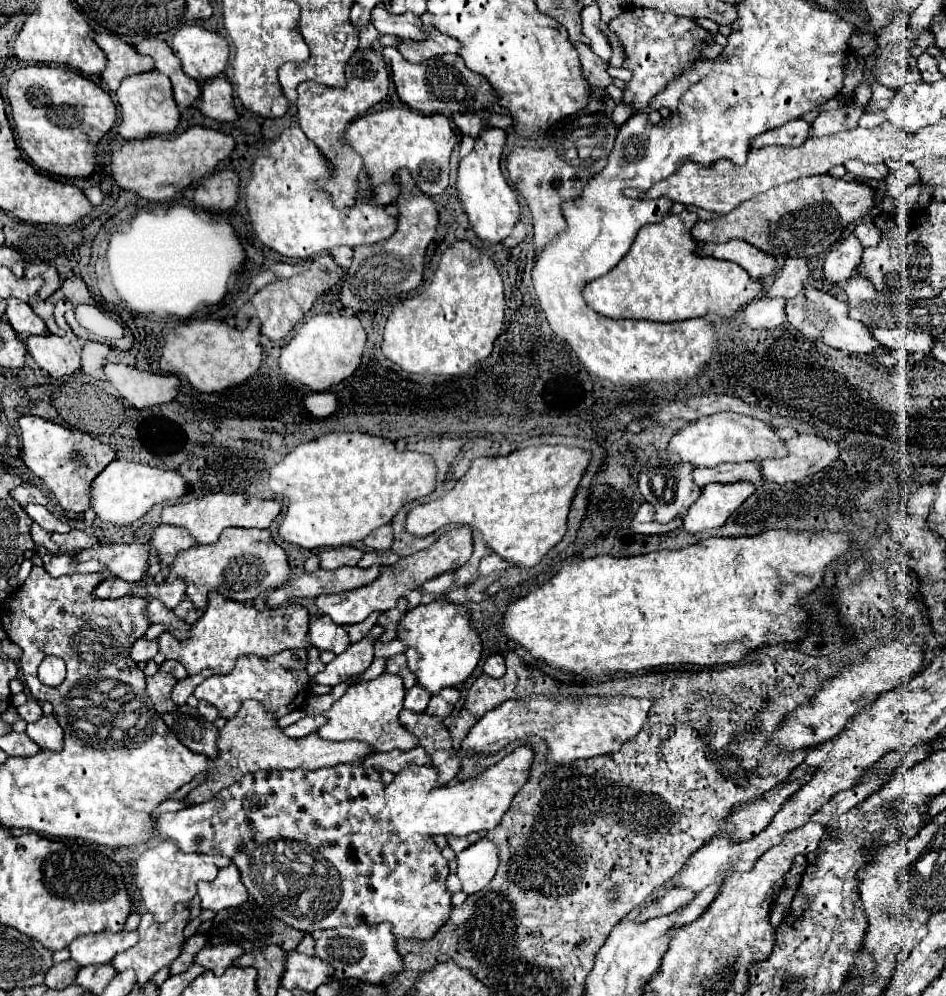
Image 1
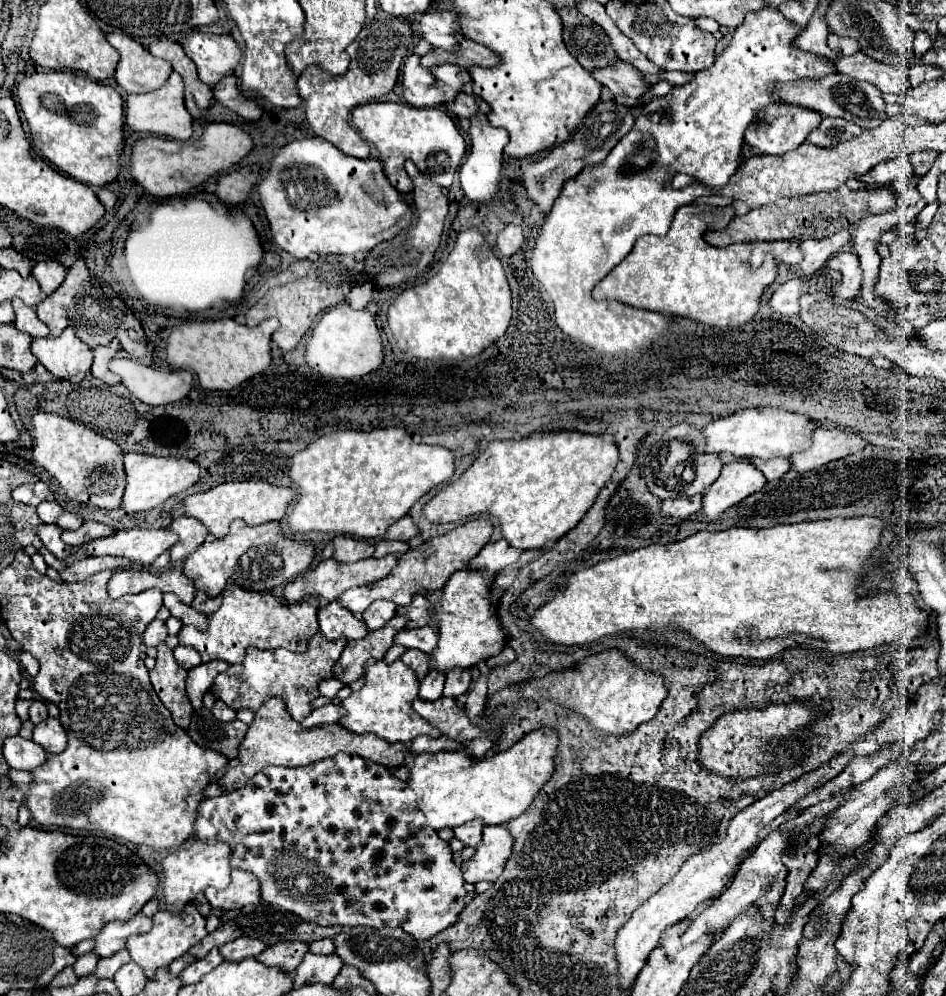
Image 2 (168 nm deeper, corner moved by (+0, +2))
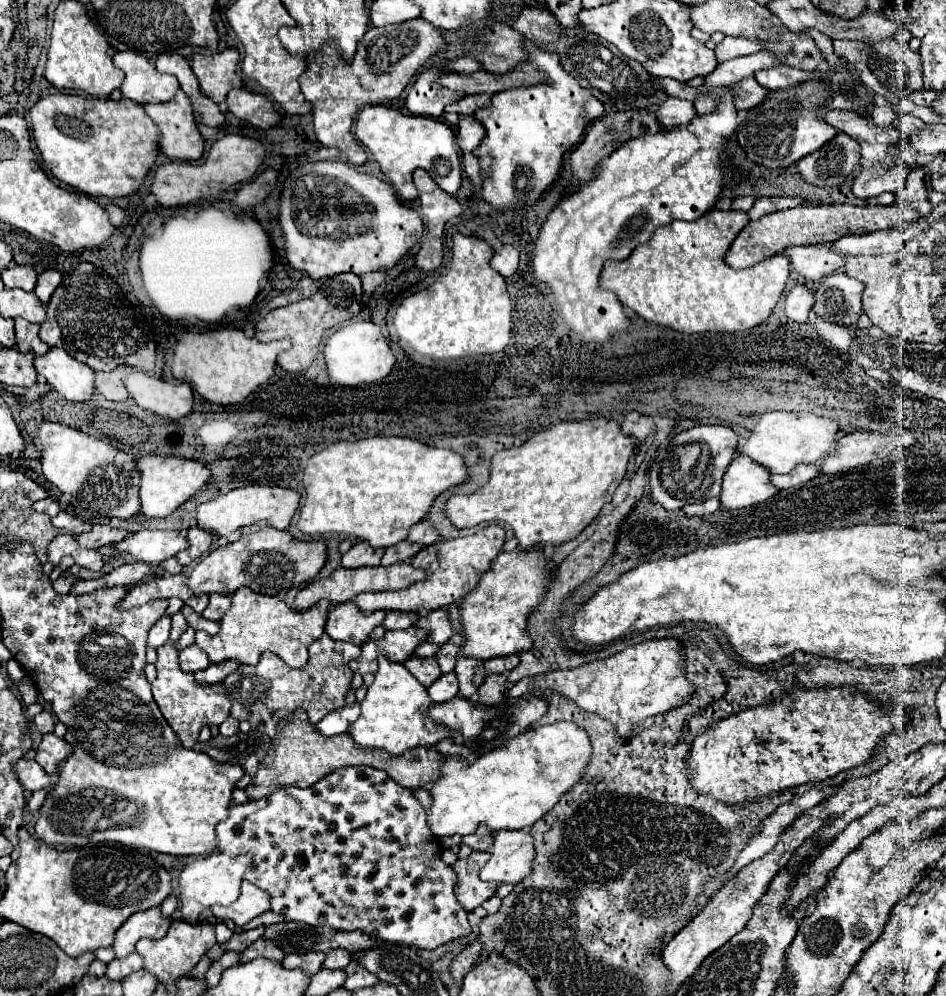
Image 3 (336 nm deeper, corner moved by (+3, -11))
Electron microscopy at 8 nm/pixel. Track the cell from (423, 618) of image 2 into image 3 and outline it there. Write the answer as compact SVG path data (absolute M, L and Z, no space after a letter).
M443 608L429 612L423 618L423 626L429 630L429 638L427 640L429 642L435 642L435 644L445 644L455 634L453 624L449 620L449 614Z

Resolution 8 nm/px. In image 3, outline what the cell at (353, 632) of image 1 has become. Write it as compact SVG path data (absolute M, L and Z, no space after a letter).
M393 610L393 612L387 612L385 620L383 620L383 626L387 630L399 630L399 628L411 628L417 624L417 620L421 618L421 614L407 614L407 612L399 612L399 610Z

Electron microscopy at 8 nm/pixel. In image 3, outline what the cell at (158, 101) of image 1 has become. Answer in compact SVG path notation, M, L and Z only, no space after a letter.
M183 90L165 104L145 104L145 112L161 130L161 152L169 160L193 162L203 156L205 140L195 124L193 108Z

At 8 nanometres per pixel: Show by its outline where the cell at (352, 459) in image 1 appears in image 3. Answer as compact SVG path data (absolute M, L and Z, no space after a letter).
M379 436L357 442L335 442L309 458L309 464L303 474L305 500L299 506L297 528L309 536L337 532L367 540L375 548L389 548L395 542L407 538L409 528L427 516L433 500L441 492L455 488L457 484L463 484L467 480L469 472L461 454L453 450L433 448L421 444L419 440Z

